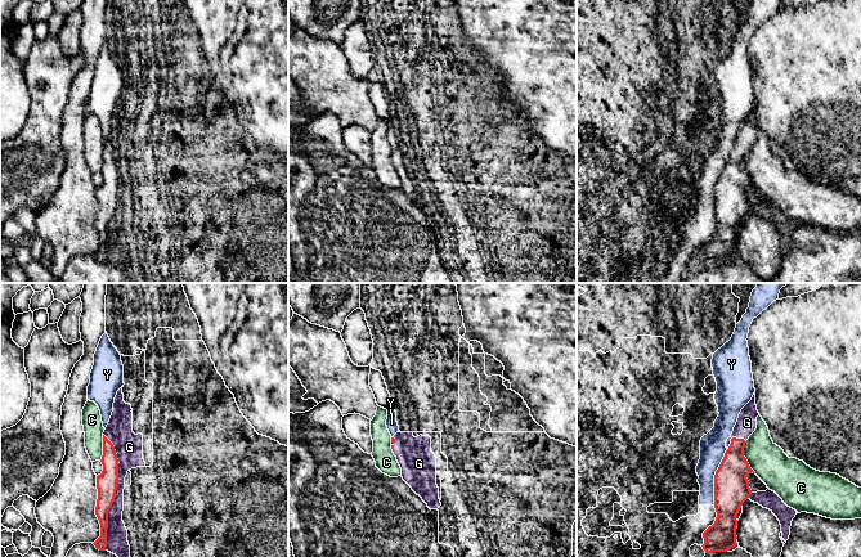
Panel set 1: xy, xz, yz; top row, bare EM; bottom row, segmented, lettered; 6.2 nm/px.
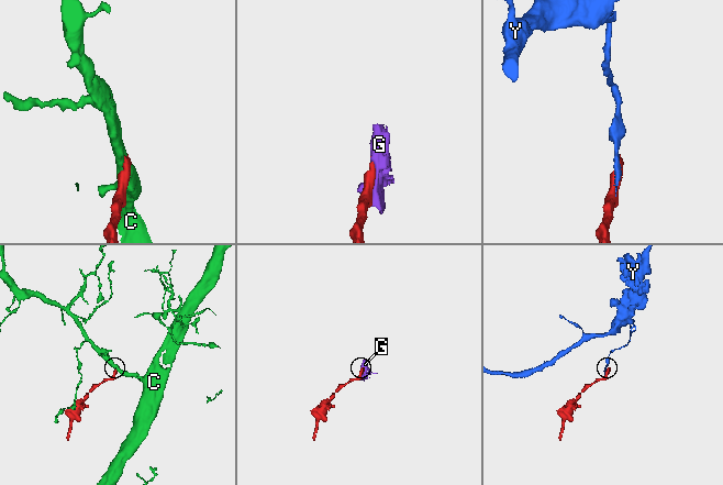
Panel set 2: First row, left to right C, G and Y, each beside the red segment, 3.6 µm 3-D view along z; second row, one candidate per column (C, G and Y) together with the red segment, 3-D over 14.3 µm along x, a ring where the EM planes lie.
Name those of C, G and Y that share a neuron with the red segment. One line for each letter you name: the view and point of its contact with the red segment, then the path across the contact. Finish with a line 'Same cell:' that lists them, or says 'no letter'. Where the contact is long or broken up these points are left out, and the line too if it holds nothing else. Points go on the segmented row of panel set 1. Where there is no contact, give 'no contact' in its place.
G: xy (115, 492)
Same cell: G

